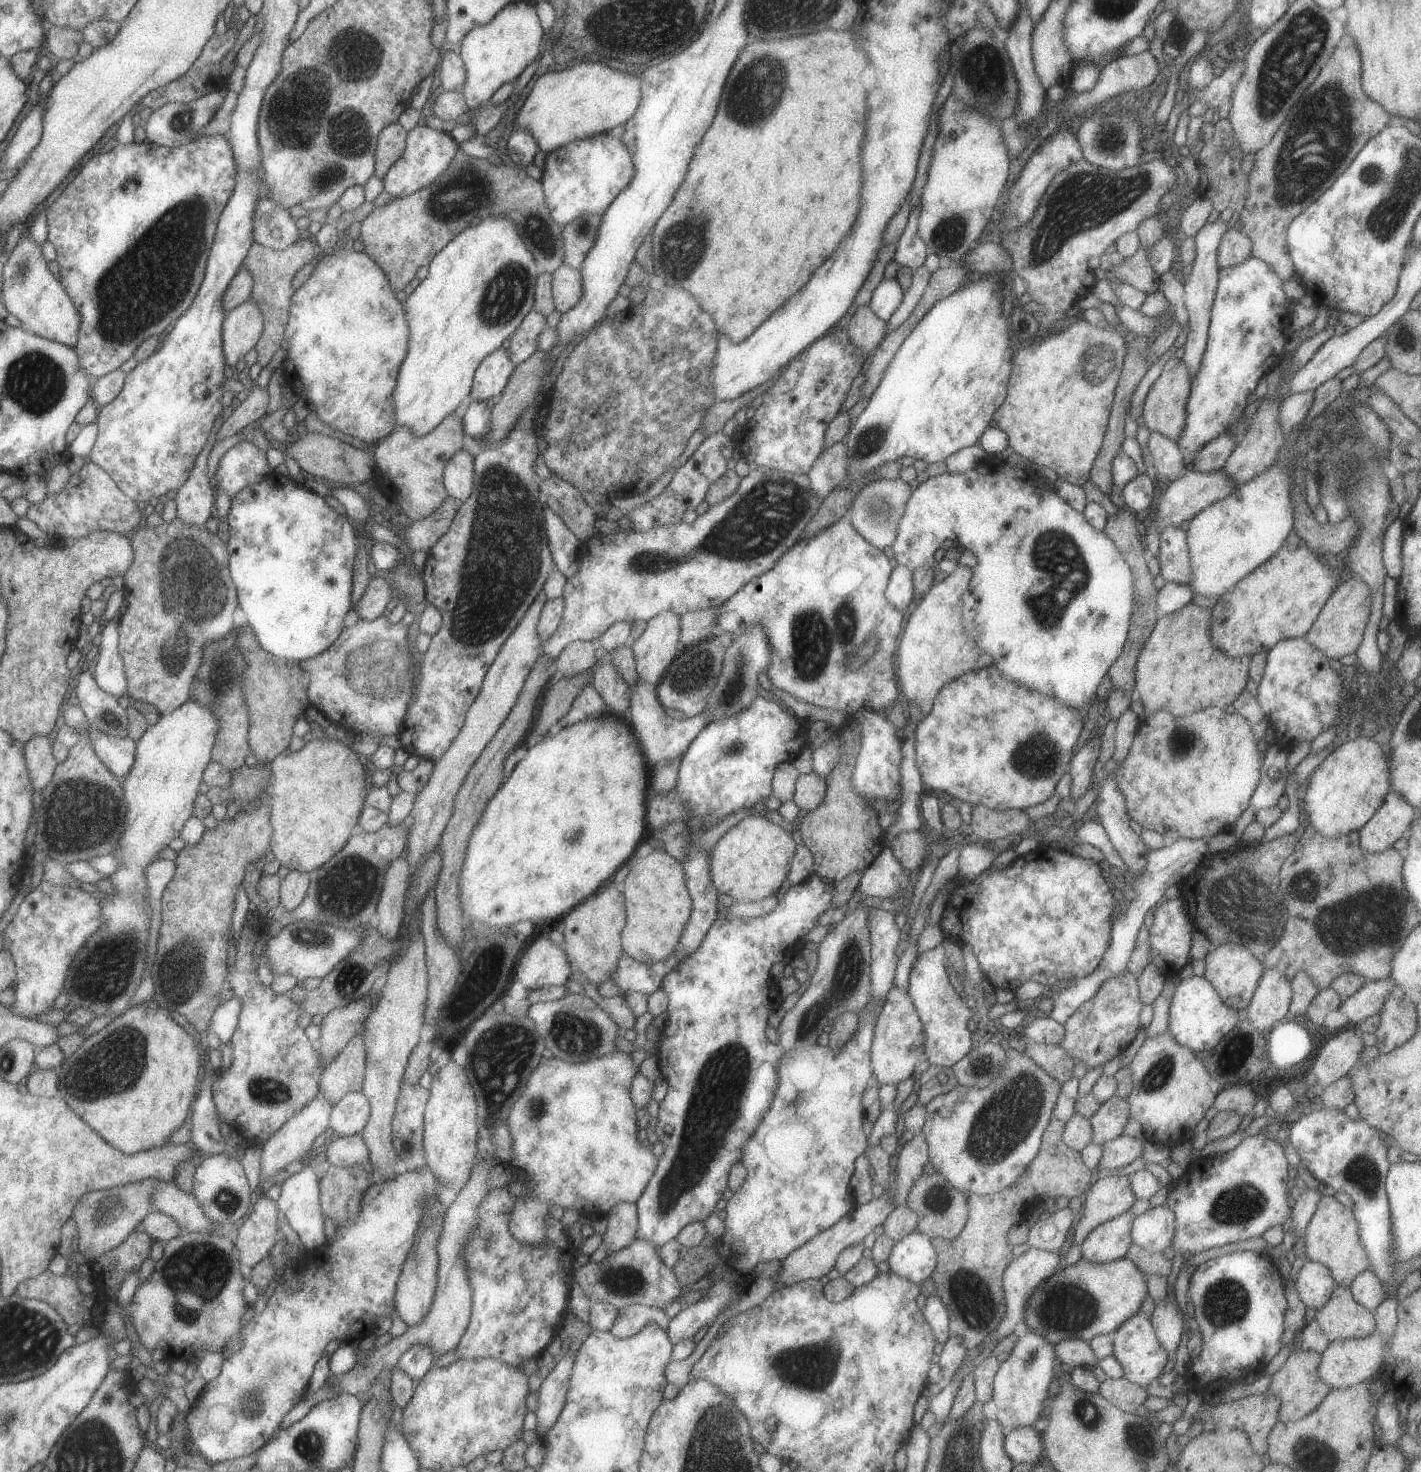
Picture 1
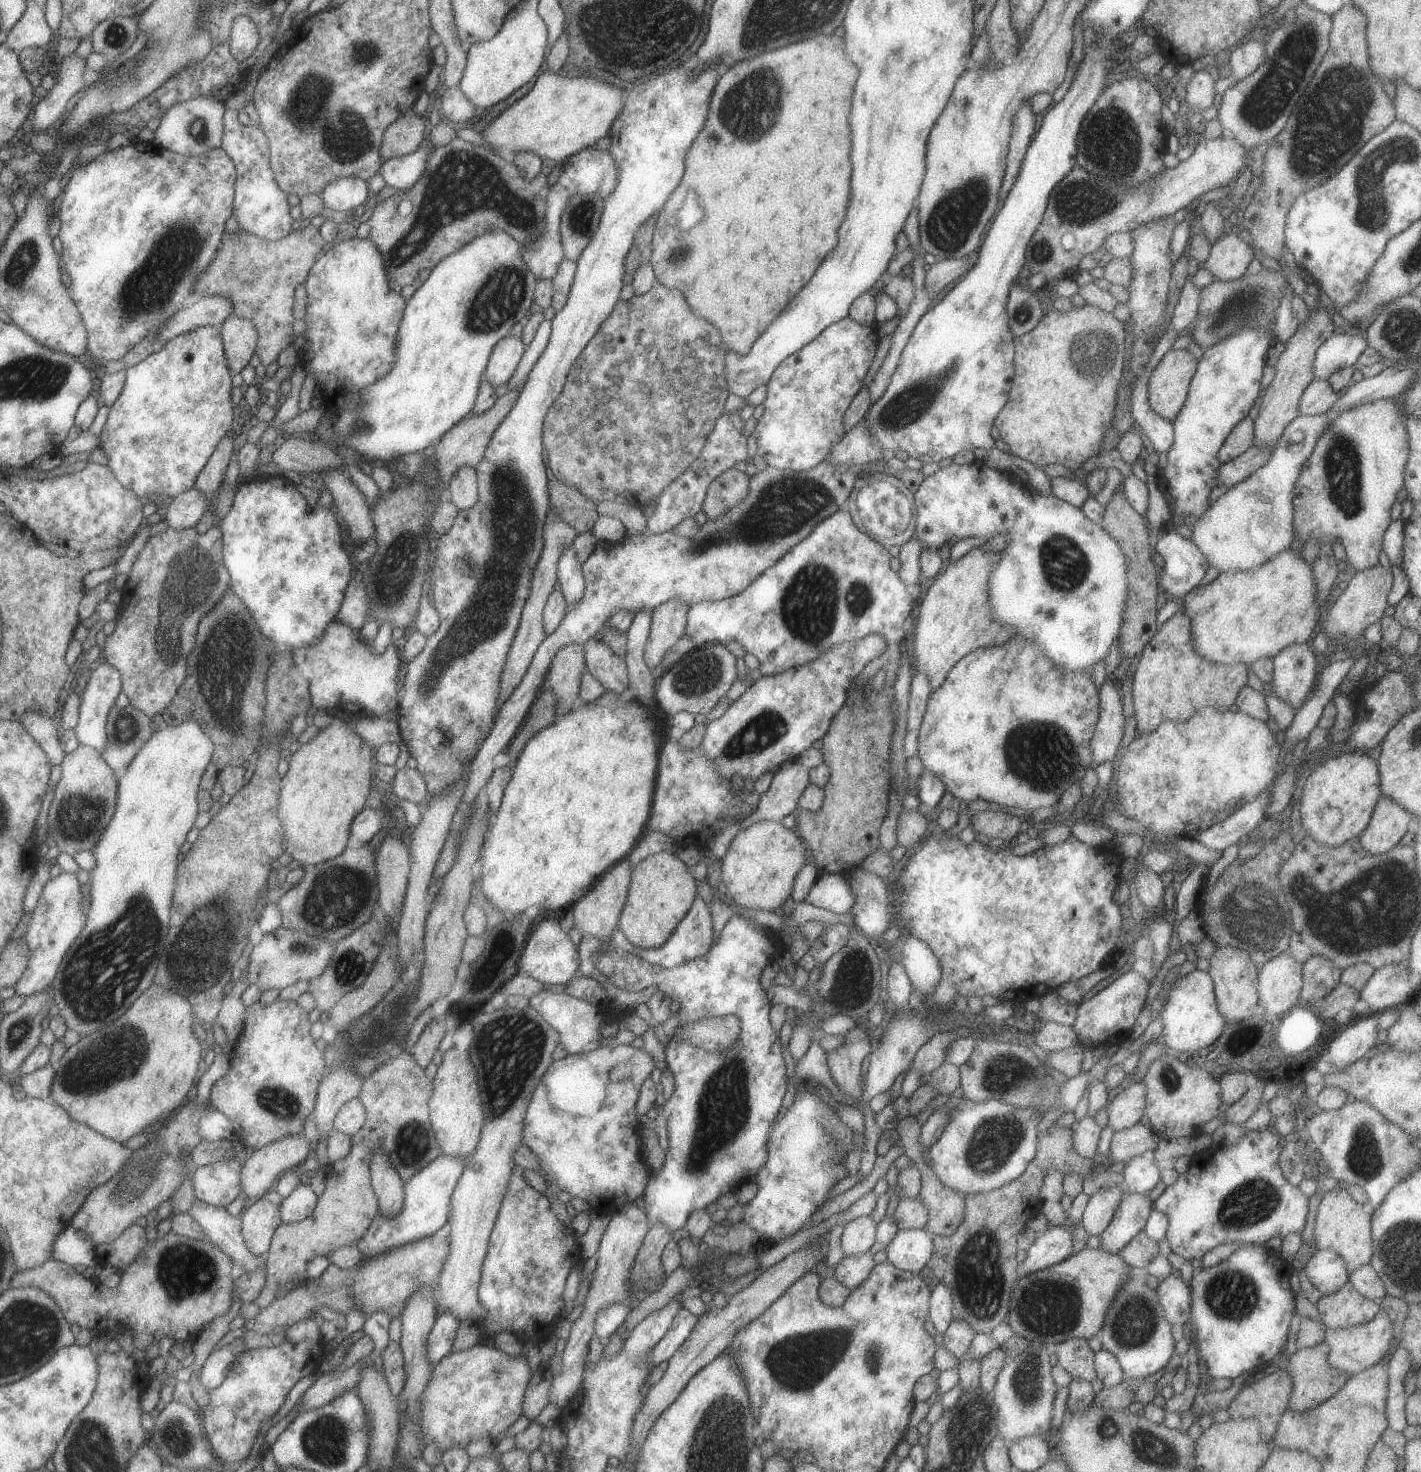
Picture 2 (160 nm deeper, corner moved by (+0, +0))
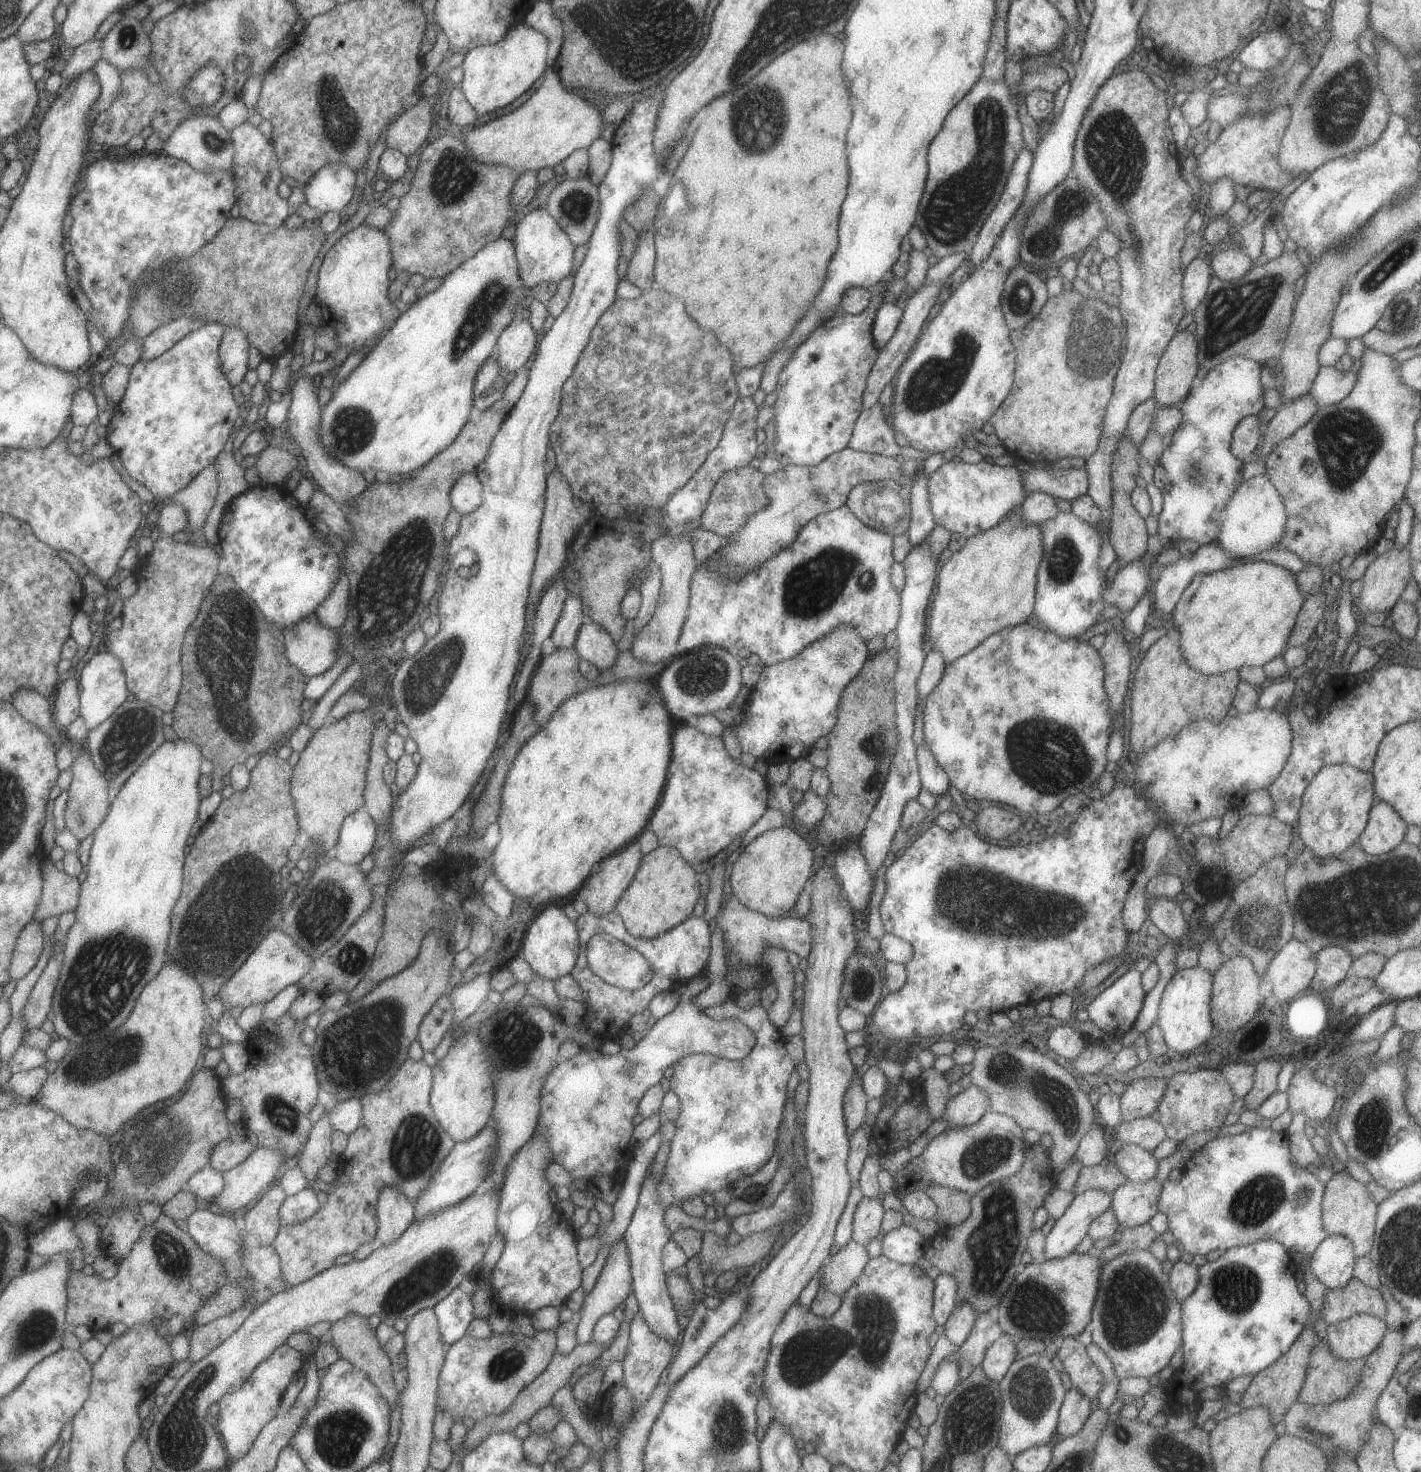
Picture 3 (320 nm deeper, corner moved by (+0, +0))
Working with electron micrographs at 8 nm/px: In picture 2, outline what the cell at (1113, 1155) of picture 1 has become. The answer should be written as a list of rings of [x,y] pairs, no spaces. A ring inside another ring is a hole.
[[[1136,1123],[1134,1126],[1114,1131],[1109,1157],[1112,1162],[1126,1164],[1131,1158],[1155,1150],[1159,1136],[1152,1126]]]

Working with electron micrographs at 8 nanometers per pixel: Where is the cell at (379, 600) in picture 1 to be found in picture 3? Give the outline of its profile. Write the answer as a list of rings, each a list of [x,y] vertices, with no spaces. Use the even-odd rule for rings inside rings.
[[[340,573],[334,586],[331,588],[331,594],[328,594],[314,612],[320,624],[328,628],[340,630],[347,617],[349,609],[348,599],[349,580],[346,573]]]

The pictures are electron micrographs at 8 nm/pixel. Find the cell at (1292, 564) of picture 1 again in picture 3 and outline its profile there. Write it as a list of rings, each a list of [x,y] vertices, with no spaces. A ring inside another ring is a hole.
[[[1246,560],[1234,567],[1208,574],[1196,574],[1173,610],[1171,626],[1178,629],[1184,660],[1207,675],[1219,675],[1242,666],[1263,666],[1281,654],[1296,622],[1304,598],[1295,573],[1280,565]]]

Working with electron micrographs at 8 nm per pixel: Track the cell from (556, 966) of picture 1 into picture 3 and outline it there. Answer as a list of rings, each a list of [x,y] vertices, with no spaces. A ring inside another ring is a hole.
[[[549,901],[534,915],[534,921],[524,938],[524,958],[538,975],[545,976],[555,981],[561,976],[567,975],[573,966],[576,966],[579,954],[579,932],[574,923],[564,912],[560,902]]]

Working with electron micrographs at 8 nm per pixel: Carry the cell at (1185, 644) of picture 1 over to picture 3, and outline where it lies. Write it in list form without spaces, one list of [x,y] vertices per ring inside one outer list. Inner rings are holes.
[[[1174,626],[1168,627],[1166,635],[1147,650],[1134,674],[1134,685],[1130,693],[1130,718],[1132,728],[1131,755],[1143,755],[1152,750],[1163,738],[1172,738],[1187,724],[1198,719],[1219,723],[1233,705],[1238,683],[1237,670],[1219,675],[1207,675],[1194,670],[1182,656],[1179,647],[1180,635]]]

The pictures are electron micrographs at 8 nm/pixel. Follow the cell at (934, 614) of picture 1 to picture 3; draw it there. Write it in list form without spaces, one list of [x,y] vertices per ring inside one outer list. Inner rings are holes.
[[[1014,508],[996,526],[968,537],[964,542],[962,549],[953,552],[952,557],[938,572],[936,595],[928,616],[926,633],[929,639],[926,642],[944,655],[945,664],[968,654],[991,634],[1006,627],[1026,623],[1035,607],[1037,572],[1045,549],[1043,528],[1036,523],[1027,523],[1020,508]]]

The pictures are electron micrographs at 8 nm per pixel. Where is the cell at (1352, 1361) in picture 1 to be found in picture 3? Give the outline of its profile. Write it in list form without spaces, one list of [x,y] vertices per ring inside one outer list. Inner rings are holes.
[[[1355,1314],[1330,1323],[1326,1340],[1334,1357],[1351,1361],[1366,1358],[1380,1344],[1387,1328],[1387,1324],[1374,1315]]]

